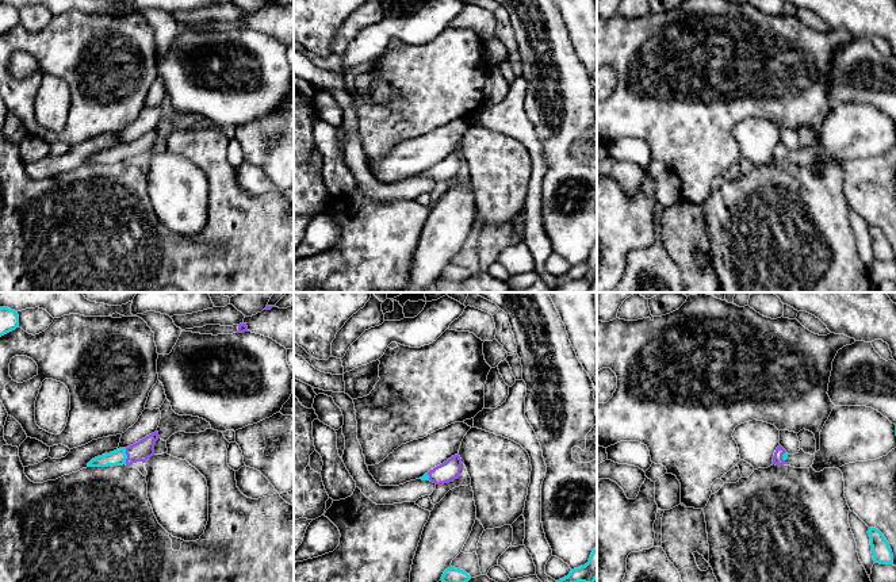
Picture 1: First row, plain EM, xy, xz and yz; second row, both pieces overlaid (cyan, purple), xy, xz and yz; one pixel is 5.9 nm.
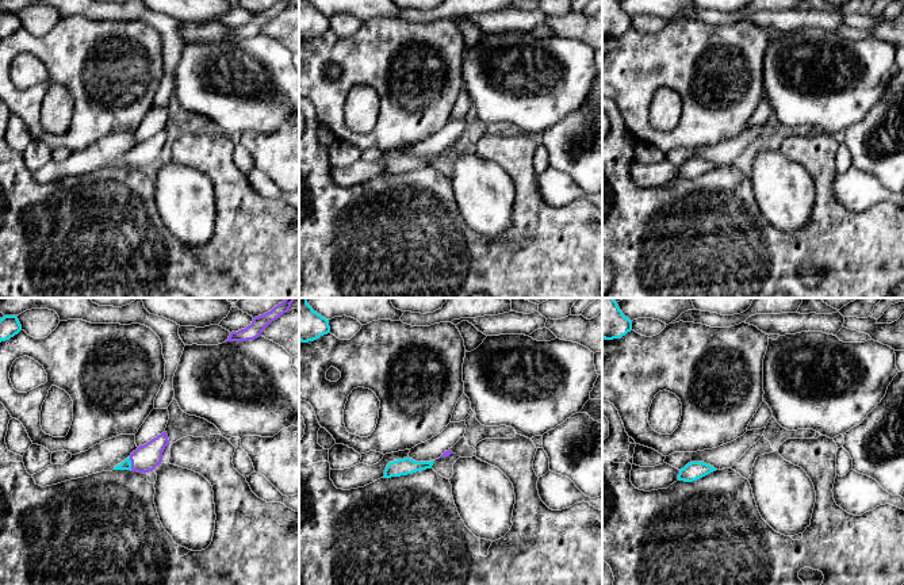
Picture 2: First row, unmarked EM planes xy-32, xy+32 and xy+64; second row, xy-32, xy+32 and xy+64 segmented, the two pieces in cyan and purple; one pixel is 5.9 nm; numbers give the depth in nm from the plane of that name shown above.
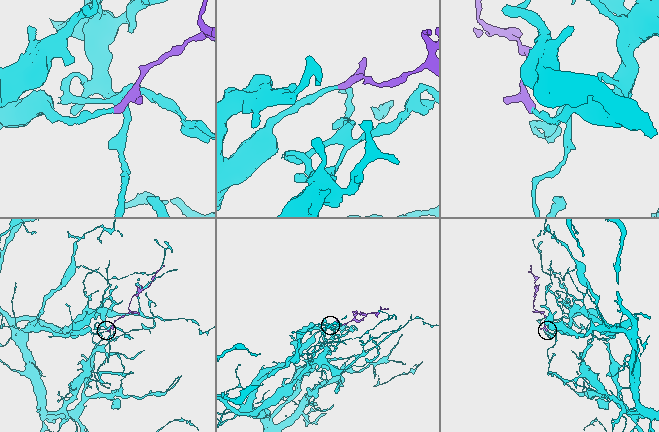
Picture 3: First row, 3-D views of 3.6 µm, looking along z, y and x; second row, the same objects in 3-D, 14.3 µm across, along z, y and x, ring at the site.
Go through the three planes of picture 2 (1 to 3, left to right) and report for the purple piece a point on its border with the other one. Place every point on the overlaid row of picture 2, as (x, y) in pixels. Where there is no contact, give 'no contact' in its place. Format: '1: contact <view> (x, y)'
1: contact xy-32 (130, 463)
2: no contact
3: no contact

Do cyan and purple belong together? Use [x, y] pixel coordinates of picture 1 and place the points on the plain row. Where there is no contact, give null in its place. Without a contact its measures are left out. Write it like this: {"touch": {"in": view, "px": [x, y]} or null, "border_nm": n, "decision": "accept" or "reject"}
{"touch": {"in": "xy", "px": [126, 153]}, "border_nm": 100, "decision": "accept"}

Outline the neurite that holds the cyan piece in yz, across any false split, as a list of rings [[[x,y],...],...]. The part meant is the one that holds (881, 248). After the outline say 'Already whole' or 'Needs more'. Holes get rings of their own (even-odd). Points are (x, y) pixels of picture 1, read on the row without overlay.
[[[869,225],[868,230],[874,260],[893,261],[893,250],[884,231],[876,225]]]. Already whole

